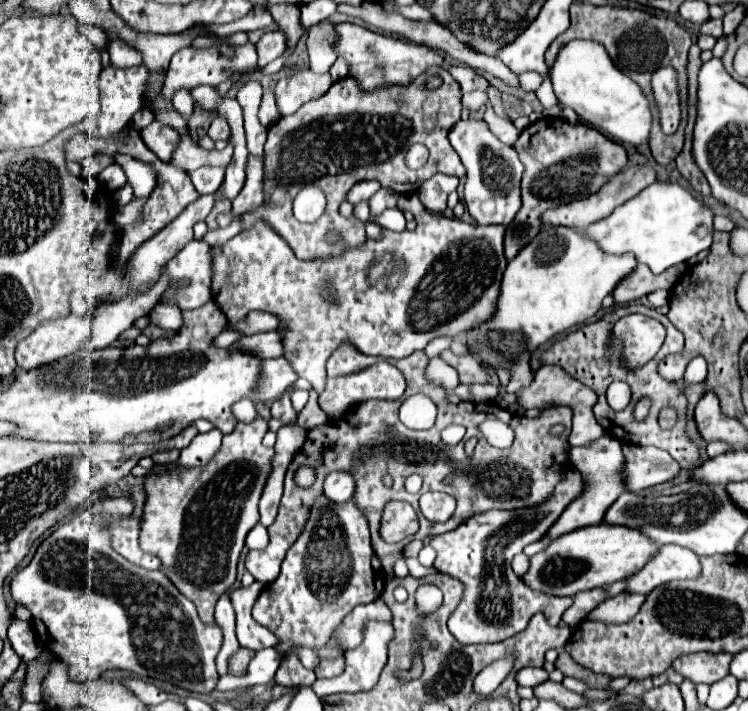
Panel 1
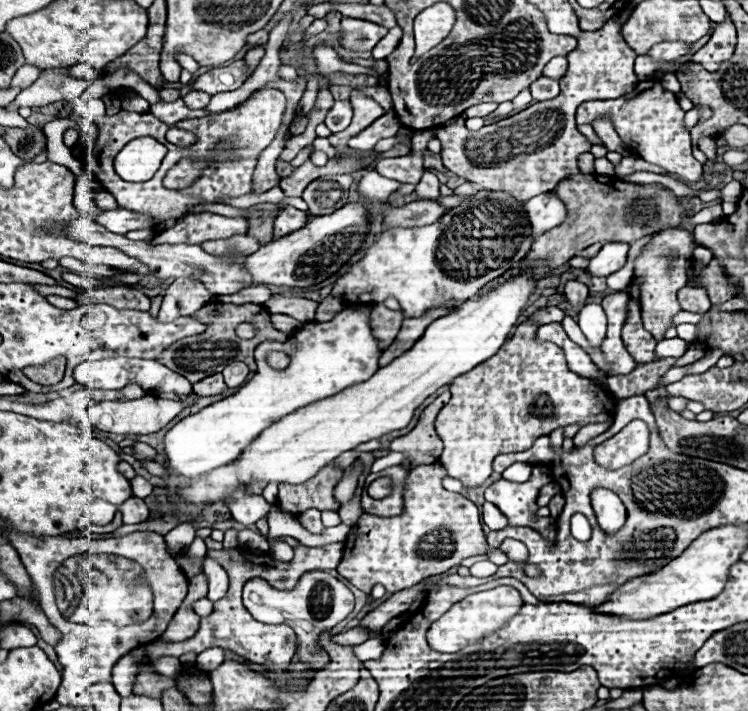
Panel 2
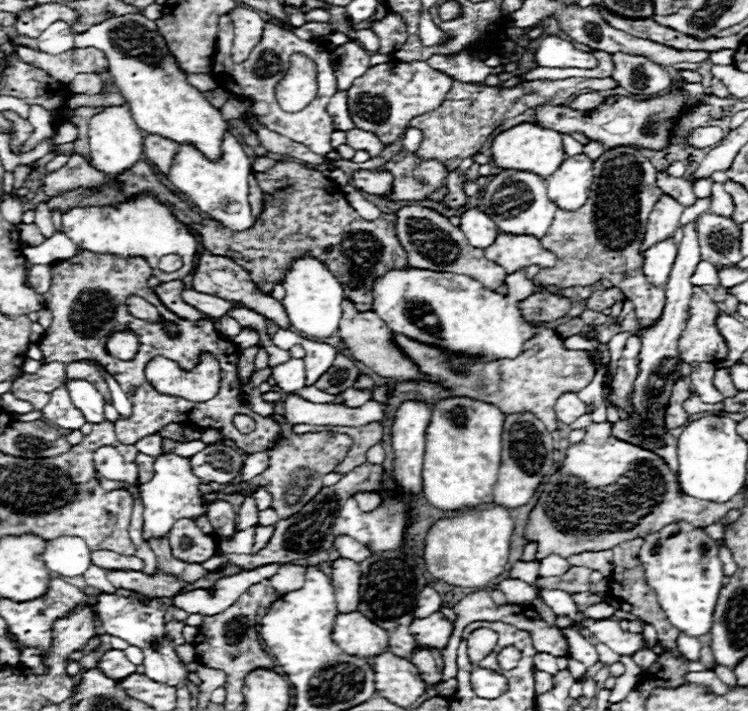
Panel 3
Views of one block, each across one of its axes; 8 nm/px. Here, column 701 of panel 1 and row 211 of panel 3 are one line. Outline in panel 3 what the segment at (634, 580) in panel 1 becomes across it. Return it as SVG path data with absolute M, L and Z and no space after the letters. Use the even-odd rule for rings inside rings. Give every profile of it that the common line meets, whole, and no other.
M584 154L564 158L560 170L548 178L548 198L560 210L578 210L588 200L592 178L592 162Z

